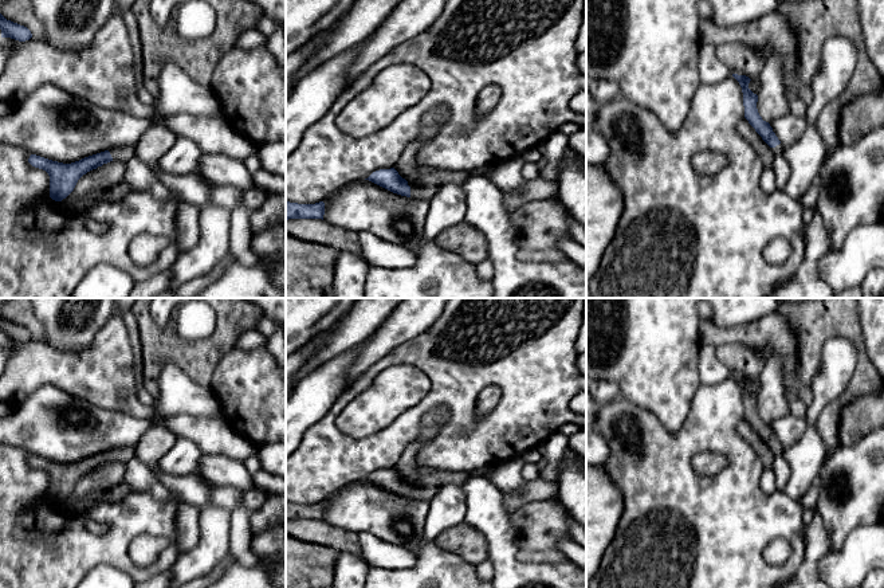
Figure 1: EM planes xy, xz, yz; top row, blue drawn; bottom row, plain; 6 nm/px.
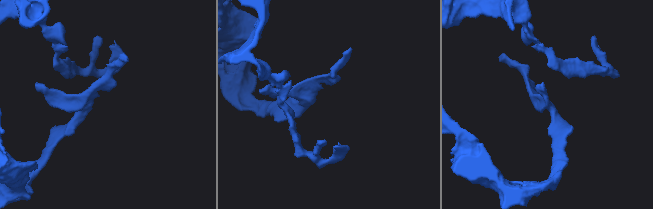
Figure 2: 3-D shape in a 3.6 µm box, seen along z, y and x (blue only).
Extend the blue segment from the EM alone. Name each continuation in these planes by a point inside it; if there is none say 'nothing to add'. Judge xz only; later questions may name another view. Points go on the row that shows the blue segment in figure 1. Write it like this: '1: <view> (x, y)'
1: xz (416, 191)

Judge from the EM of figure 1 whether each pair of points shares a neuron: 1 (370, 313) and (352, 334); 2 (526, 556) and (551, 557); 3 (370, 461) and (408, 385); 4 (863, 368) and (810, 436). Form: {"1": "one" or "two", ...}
{"1": "one", "2": "one", "3": "two", "4": "two"}

